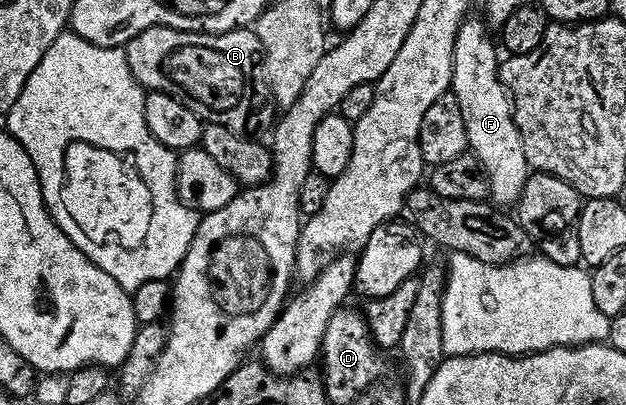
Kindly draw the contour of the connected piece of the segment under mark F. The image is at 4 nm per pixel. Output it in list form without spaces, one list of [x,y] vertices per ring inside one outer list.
[[[479,17],[464,19],[457,29],[457,41],[453,45],[450,94],[455,95],[457,105],[461,105],[467,145],[470,154],[475,155],[479,164],[483,166],[490,198],[499,205],[515,205],[521,197],[521,189],[525,189],[529,168],[525,157],[525,145],[521,145],[521,133],[515,124],[511,97],[499,80],[501,55],[497,50],[496,40],[495,43],[491,40],[487,30],[488,24]]]

